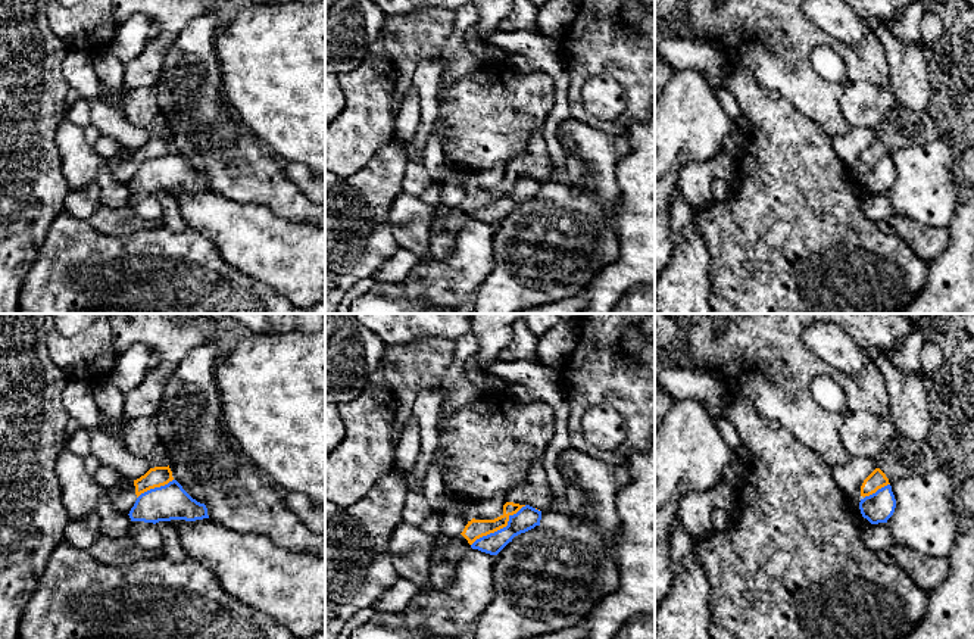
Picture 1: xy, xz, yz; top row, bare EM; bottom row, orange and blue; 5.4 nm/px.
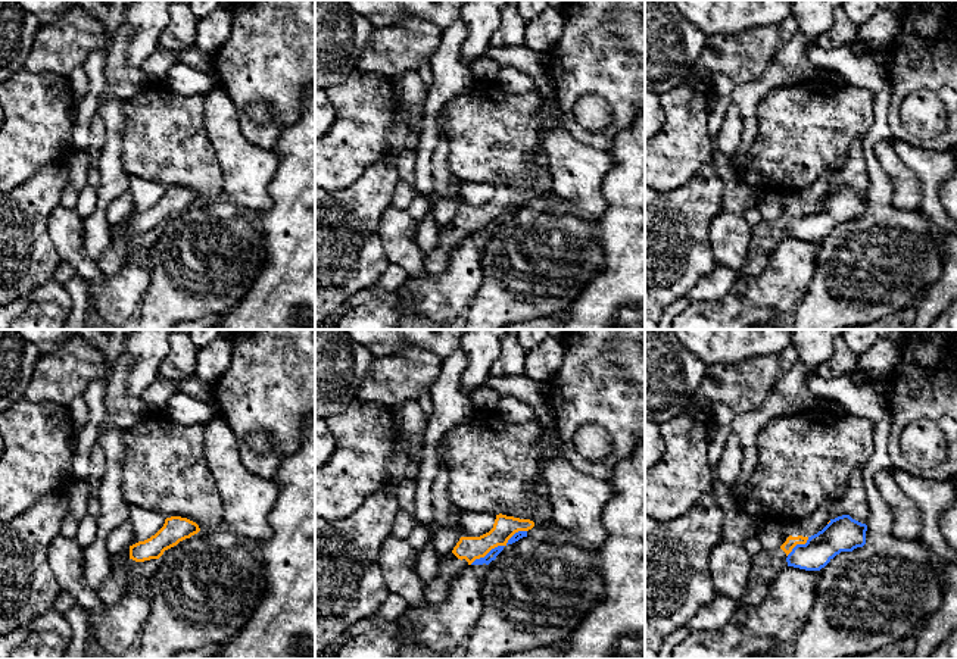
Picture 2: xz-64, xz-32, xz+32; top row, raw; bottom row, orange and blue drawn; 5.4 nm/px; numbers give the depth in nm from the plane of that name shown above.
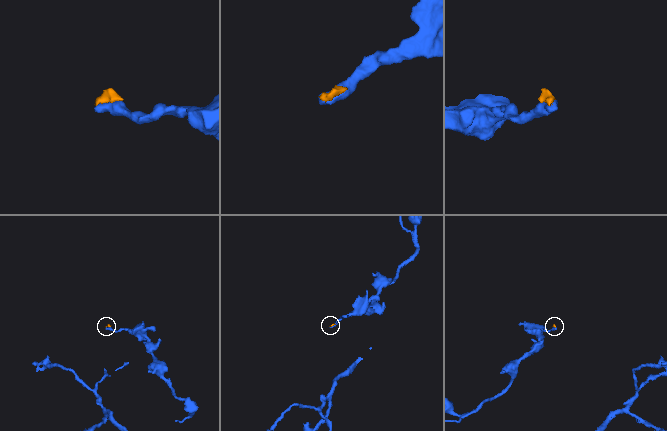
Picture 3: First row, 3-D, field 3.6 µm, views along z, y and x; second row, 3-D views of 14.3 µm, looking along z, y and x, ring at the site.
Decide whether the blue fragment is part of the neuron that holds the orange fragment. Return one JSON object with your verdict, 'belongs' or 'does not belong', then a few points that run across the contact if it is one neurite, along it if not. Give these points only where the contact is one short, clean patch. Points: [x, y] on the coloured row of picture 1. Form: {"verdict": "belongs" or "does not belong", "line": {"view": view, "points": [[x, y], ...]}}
{"verdict": "does not belong", "line": {"view": "xz", "points": [[525, 505], [514, 513], [505, 526], [480, 536], [471, 545]]}}

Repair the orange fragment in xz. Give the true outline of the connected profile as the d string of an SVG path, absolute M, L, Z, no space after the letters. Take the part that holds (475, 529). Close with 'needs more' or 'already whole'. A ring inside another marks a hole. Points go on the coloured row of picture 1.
M540 459L531 464L527 484L515 487L506 493L503 514L494 520L472 518L463 532L455 537L440 536L441 561L430 568L428 589L444 589L455 577L456 564L471 552L471 545L490 533L508 526L509 517L516 514L522 506L530 505L540 511L546 511L550 501L549 480L546 468Z; needs more

